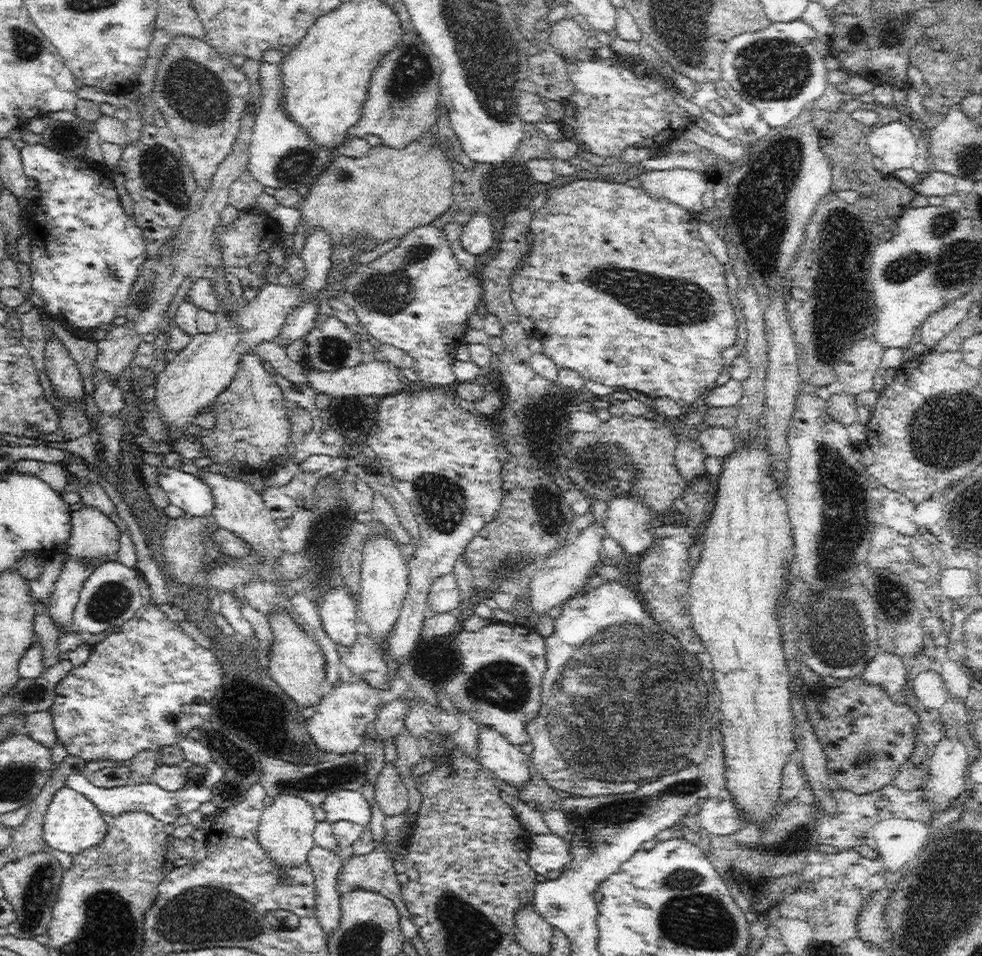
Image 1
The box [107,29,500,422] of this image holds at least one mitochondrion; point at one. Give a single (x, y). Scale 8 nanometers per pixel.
(196, 94)

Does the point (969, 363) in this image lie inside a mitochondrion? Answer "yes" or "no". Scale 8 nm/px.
no

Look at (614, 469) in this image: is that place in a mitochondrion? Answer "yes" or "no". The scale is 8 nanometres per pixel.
yes

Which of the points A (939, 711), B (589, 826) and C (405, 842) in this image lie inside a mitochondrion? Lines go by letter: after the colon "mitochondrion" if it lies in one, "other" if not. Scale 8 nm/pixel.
A: other
B: mitochondrion
C: other

